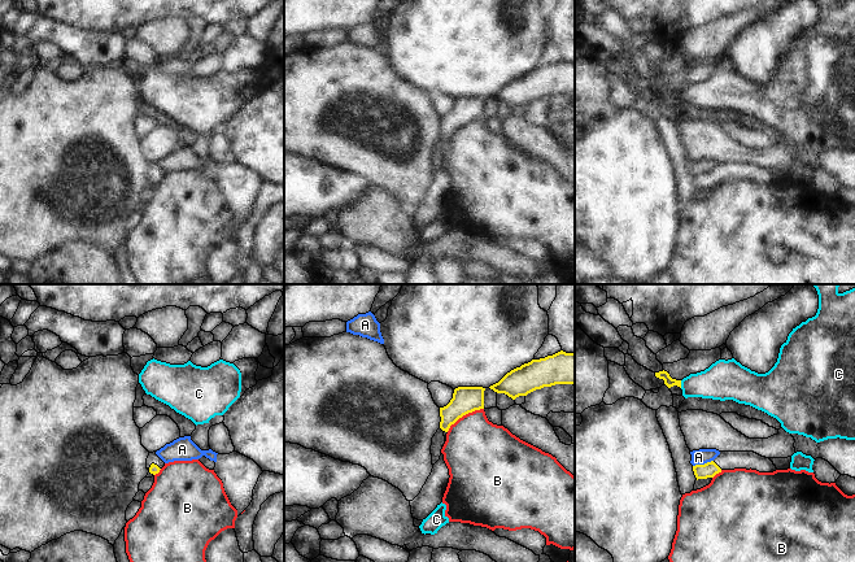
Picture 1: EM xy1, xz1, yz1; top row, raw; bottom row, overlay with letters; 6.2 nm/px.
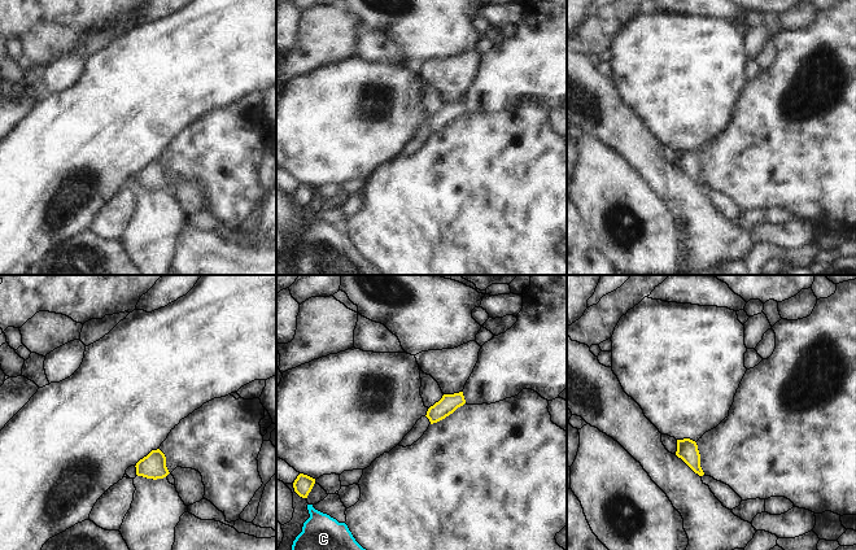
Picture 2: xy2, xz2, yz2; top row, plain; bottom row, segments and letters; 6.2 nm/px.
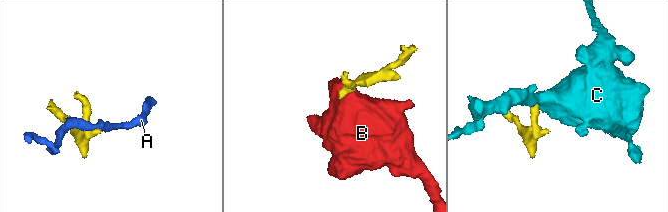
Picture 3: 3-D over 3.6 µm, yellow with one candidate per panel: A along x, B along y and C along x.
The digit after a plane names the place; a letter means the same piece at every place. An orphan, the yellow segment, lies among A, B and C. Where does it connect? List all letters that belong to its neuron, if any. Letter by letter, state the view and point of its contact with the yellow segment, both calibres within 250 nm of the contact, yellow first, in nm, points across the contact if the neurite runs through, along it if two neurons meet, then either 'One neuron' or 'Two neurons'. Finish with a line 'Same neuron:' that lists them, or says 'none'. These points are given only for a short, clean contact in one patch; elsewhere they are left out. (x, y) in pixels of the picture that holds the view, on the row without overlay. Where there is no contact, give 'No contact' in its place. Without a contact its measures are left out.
A: Touches yellow at yz1 (702, 174). Thickness 100 nm (yellow) against 100 nm. Boundary: yz1 (712, 169), (693, 175). Two neurons
B: Touches yellow at xz1 (463, 123). Thickness 160 nm (yellow) against 400 nm. Boundary: xz1 (483, 117), (463, 123), (446, 140). Two neurons
C: Touches yellow at yz1 (680, 94). Thickness 60 nm (yellow) against 220 nm. Boundary: yz1 (680, 90), (681, 96). Two neurons
Same neuron: none.

